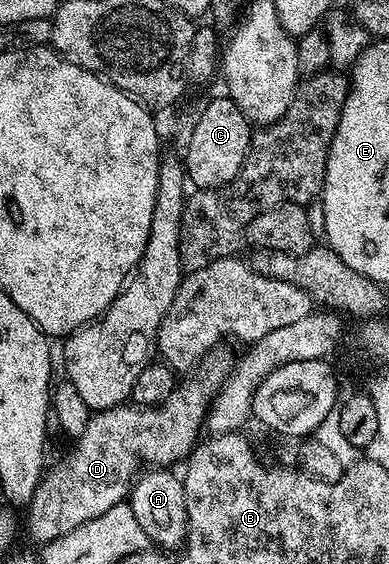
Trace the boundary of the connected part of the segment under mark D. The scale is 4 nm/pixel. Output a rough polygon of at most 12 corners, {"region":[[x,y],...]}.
{"region":[[218,347],[162,404],[93,412],[26,507],[43,545],[185,460],[233,366]]}

